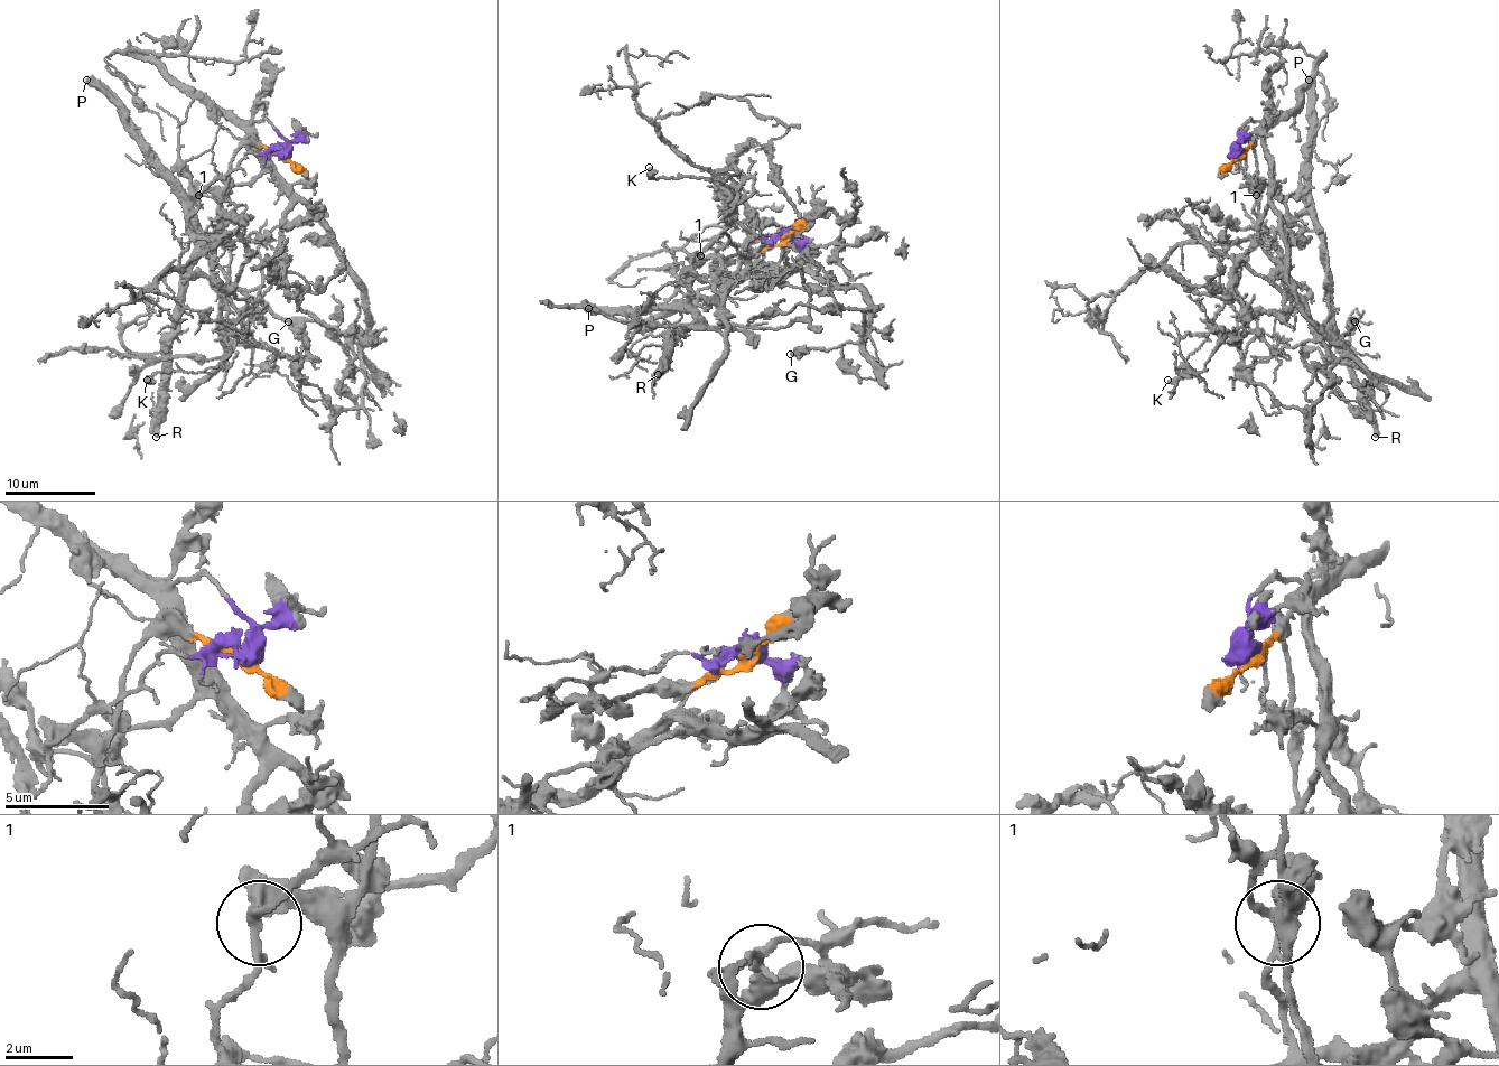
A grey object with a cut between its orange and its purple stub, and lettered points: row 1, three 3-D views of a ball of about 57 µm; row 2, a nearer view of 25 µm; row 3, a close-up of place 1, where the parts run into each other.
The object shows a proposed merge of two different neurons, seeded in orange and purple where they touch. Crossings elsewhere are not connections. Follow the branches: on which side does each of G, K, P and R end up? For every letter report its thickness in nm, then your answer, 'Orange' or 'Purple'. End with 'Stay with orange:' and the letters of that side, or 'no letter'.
G: Thickness 550 nm. Purple
K: Thickness 500 nm. Purple
P: Thickness 600 nm. Purple
R: Thickness 480 nm. Purple
Stay with orange: no letter

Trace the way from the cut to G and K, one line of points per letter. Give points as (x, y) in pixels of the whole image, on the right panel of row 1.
G: (1237, 155), (1237, 132), (1249, 121), (1265, 125), (1287, 283), (1305, 312), (1341, 343), (1355, 321)
K: (1237, 155), (1256, 195), (1258, 227), (1223, 254), (1223, 308), (1206, 340), (1167, 381)

